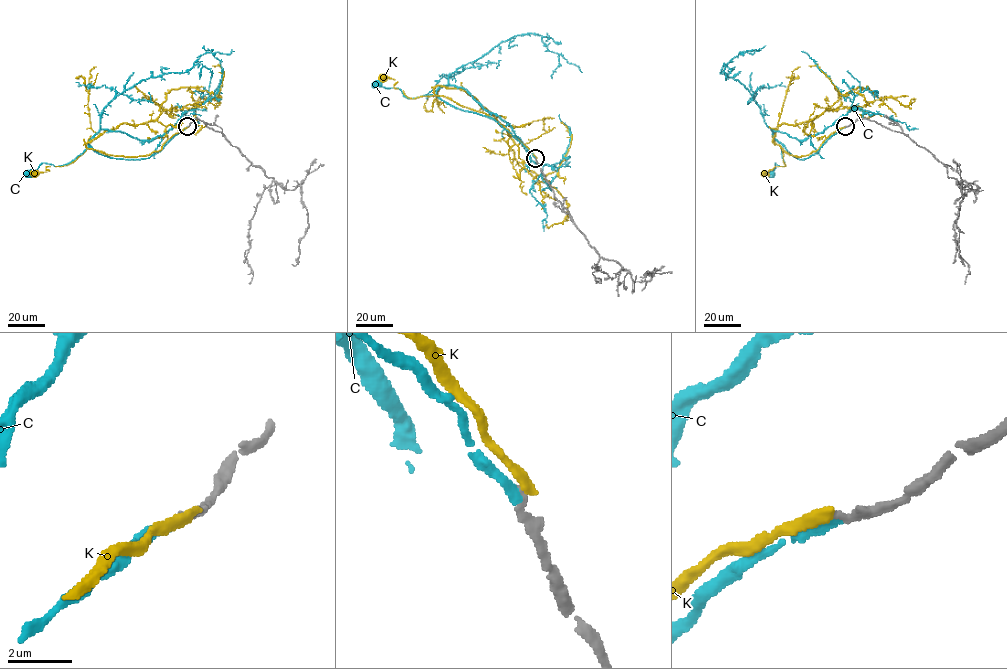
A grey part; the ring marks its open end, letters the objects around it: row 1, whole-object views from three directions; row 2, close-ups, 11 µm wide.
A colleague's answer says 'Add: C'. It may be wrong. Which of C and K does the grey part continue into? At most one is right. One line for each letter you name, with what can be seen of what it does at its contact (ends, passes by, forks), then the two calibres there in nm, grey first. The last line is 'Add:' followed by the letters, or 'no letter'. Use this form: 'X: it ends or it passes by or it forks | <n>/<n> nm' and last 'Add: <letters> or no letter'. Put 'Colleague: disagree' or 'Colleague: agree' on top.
Colleague: agree
C: it ends | 280/300 nm
Add: C

